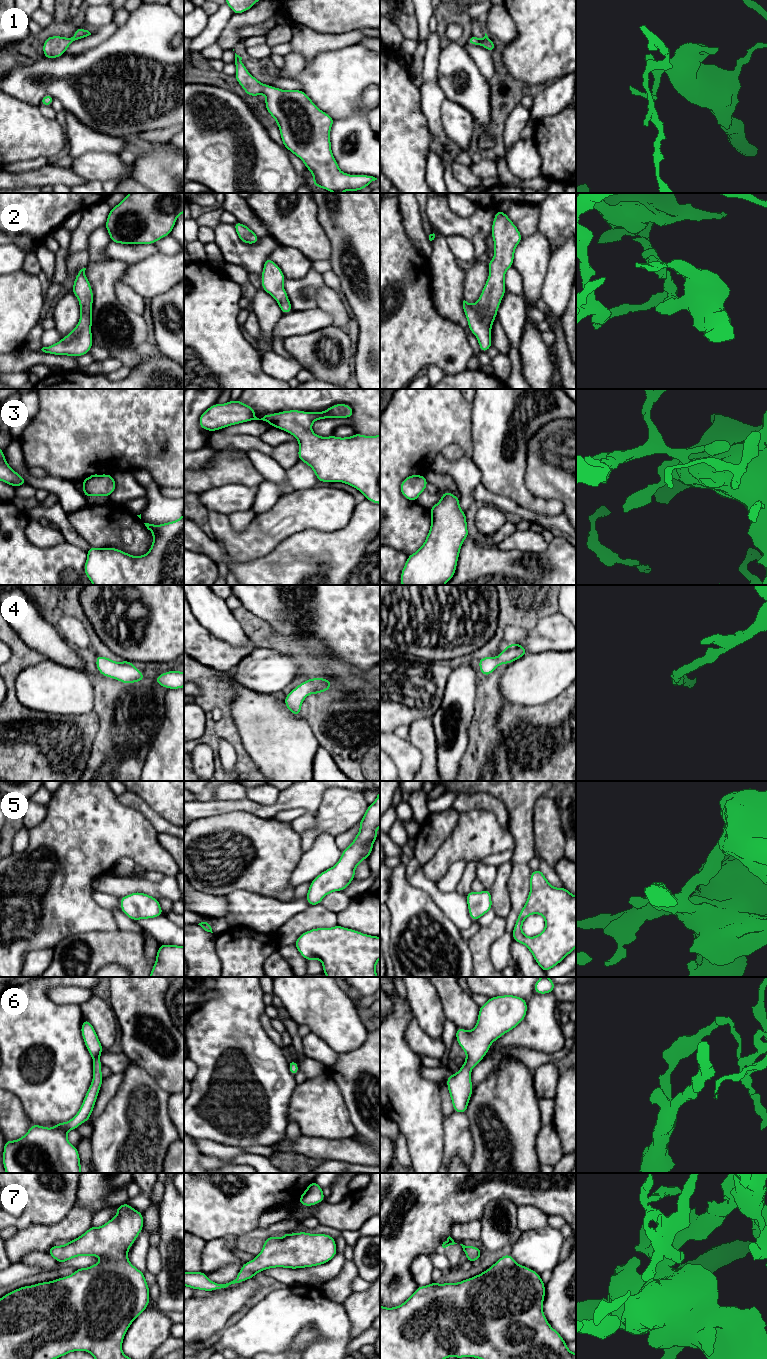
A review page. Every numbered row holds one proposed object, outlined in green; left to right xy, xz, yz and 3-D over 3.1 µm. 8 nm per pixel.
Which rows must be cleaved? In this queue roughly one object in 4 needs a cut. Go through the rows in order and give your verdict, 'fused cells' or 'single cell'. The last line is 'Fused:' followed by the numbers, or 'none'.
1: single cell
2: single cell
3: single cell
4: single cell
5: single cell
6: single cell
7: single cell
Fused: none

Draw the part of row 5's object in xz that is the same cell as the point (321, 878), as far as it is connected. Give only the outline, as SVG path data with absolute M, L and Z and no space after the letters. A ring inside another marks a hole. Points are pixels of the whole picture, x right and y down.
M380 790L358 824L359 832L353 842L342 850L339 861L310 882L306 894L310 906L320 904L329 893L344 891L355 878L355 868L365 858L369 858L374 841L378 838L377 828L380 826Z

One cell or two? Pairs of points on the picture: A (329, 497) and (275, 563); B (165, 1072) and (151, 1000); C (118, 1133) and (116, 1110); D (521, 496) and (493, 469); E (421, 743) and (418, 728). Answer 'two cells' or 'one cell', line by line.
A: two cells
B: one cell
C: one cell
D: one cell
E: one cell

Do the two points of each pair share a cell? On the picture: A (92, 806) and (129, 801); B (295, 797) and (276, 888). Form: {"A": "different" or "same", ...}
{"A": "different", "B": "different"}

